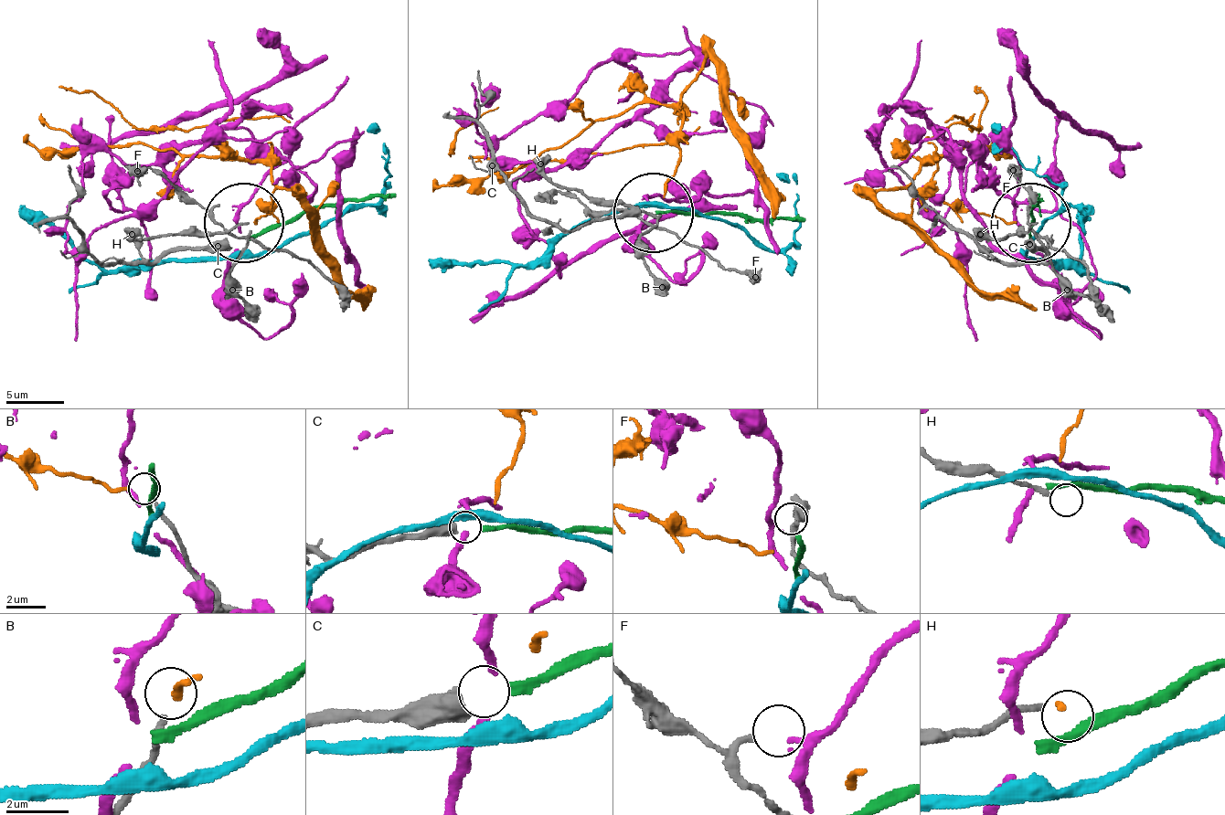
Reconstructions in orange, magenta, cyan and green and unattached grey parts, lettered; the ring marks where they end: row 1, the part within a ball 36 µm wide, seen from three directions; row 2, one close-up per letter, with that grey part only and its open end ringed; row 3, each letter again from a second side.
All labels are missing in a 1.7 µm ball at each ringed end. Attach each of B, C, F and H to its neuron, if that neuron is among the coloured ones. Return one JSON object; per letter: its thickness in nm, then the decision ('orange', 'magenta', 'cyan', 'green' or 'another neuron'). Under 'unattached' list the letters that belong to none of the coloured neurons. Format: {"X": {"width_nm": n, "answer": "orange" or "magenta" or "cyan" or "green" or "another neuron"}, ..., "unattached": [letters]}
{"B": {"width_nm": 190, "answer": "orange"}, "C": {"width_nm": 700, "answer": "green"}, "F": {"width_nm": 160, "answer": "another neuron"}, "H": {"width_nm": 240, "answer": "another neuron"}, "unattached": ["F", "H"]}

